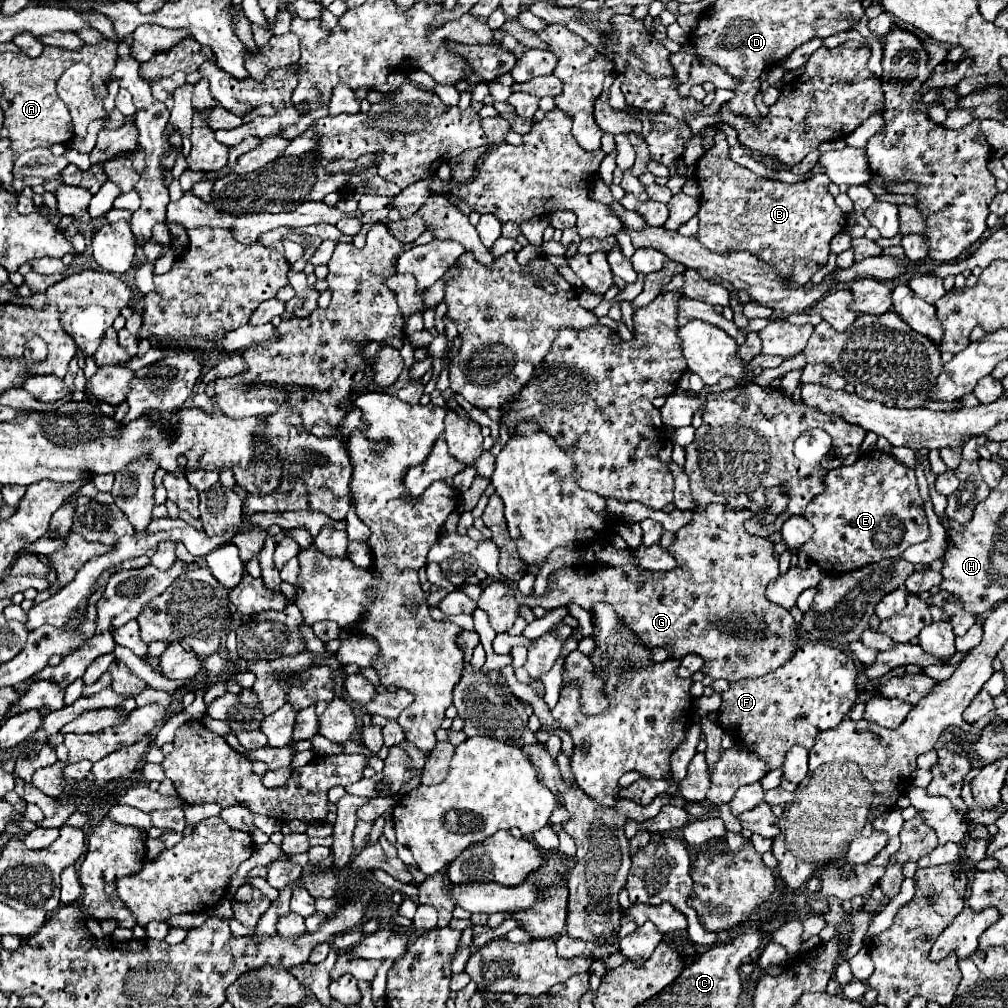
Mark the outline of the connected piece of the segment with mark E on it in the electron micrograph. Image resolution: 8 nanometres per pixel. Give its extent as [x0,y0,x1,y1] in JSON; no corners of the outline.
[776,451,930,573]

